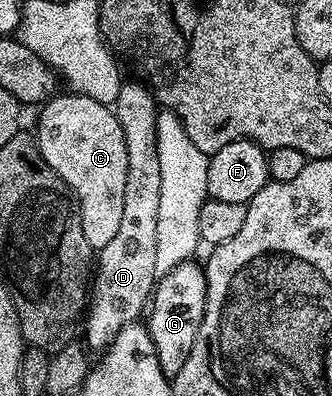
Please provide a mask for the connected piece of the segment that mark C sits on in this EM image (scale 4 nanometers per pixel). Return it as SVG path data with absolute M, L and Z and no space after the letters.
M68 91L65 94L65 97L60 97L61 95L53 96L39 106L38 112L40 112L40 118L37 119L36 130L34 130L36 146L45 163L63 179L66 187L70 187L70 191L76 197L76 202L80 204L82 231L86 234L86 243L90 243L93 251L98 251L102 247L106 247L106 243L110 243L110 239L114 239L114 235L118 232L118 223L122 223L122 203L125 202L127 181L126 139L122 135L122 127L118 123L115 112L109 106L98 103L93 97L83 97L80 93Z

